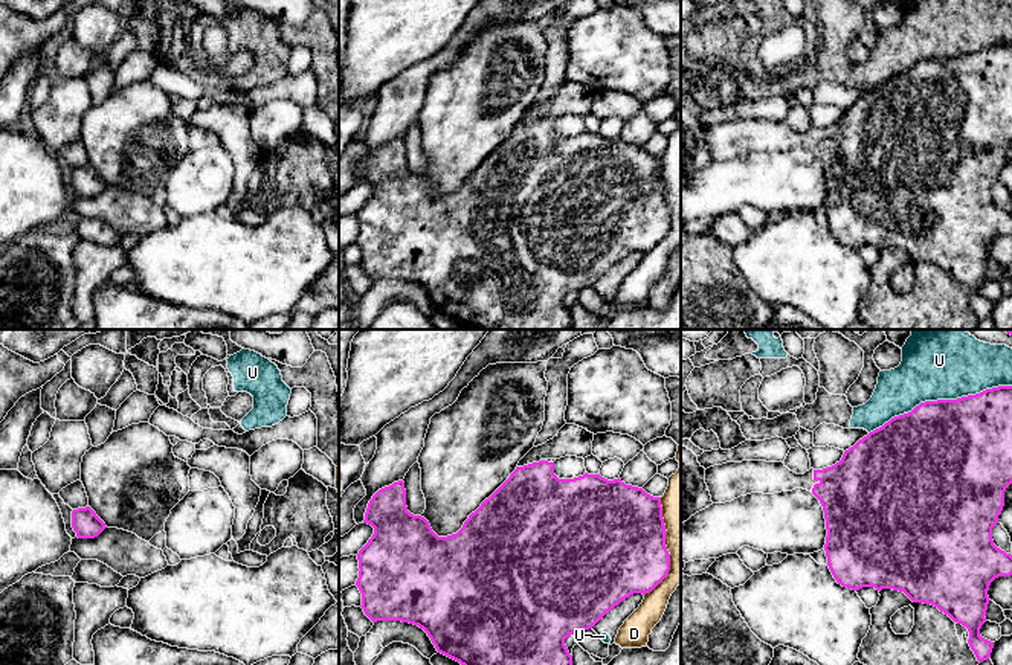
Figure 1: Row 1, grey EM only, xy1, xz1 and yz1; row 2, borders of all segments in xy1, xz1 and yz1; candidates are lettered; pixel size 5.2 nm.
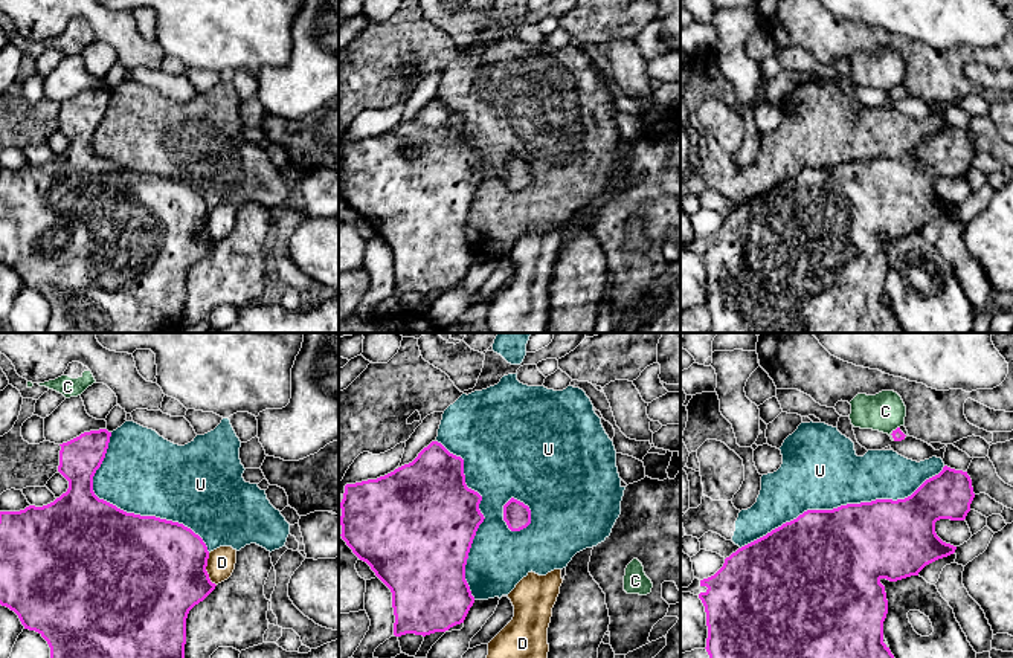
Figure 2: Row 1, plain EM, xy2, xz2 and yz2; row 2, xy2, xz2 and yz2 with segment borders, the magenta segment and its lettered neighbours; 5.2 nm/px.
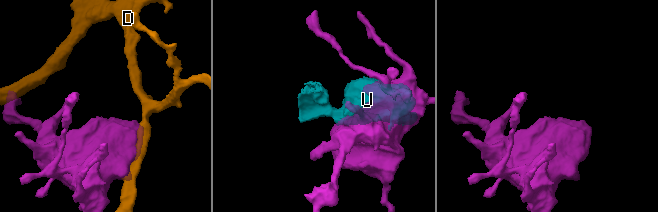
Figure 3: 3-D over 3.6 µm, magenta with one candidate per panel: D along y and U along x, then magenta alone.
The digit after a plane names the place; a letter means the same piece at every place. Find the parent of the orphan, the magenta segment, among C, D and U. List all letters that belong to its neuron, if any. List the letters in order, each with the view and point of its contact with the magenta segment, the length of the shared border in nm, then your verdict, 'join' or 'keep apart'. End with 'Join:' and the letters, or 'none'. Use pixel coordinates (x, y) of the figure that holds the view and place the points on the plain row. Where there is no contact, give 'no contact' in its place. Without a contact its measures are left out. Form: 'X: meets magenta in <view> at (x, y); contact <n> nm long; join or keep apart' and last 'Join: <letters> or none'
C: meets magenta in yz2 at (894, 89); contact 60 nm long; keep apart
D: meets magenta in xy2 at (205, 228); contact 180 nm long; keep apart
U: meets magenta in yz2 at (842, 164); contact 1150 nm long; keep apart
Join: none

